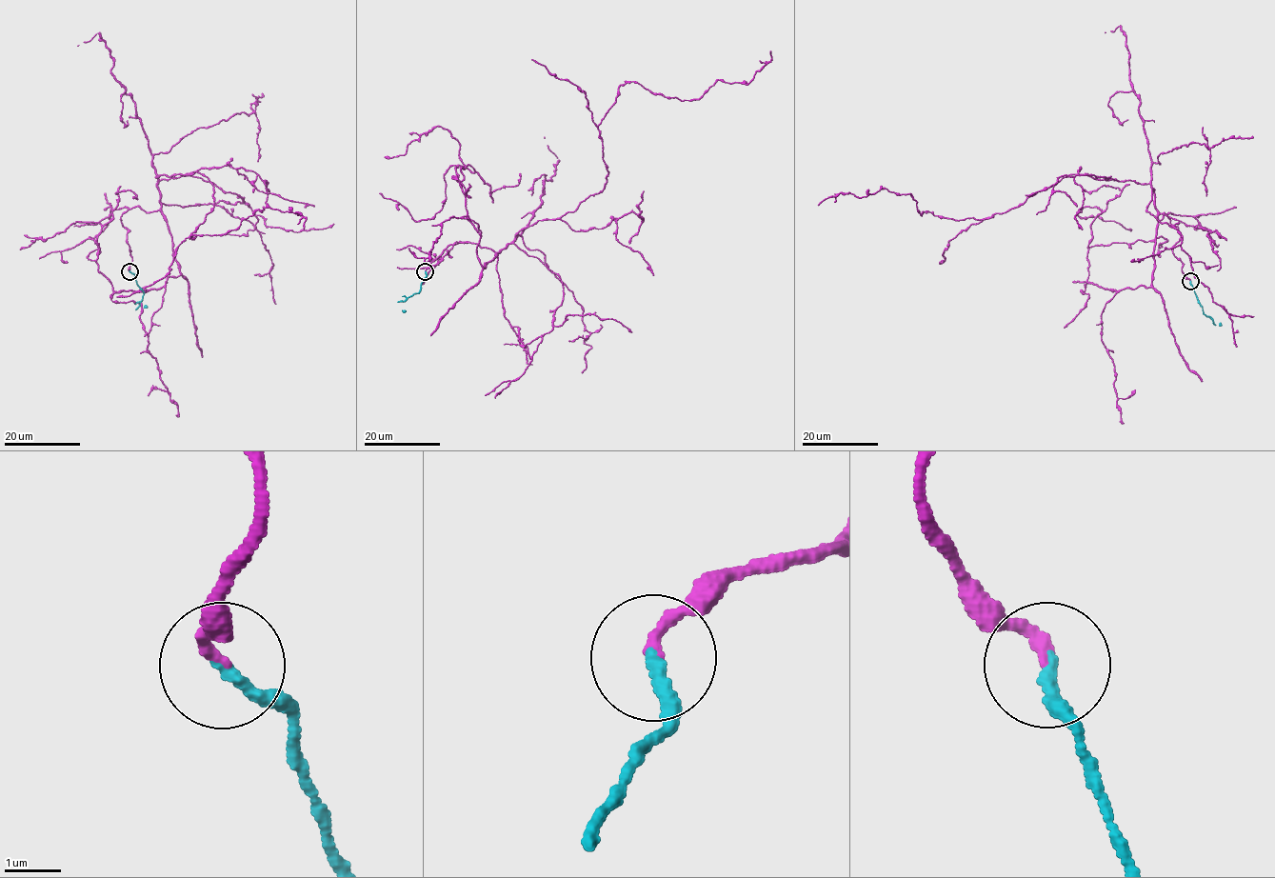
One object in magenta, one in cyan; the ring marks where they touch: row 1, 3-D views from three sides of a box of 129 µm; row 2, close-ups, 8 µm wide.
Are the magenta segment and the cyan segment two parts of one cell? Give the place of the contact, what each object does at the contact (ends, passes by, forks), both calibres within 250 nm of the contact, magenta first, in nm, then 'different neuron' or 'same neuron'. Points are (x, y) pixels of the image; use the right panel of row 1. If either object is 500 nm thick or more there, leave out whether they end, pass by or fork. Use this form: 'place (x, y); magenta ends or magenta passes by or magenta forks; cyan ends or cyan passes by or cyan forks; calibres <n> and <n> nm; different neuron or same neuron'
place (1190, 281); magenta ends; cyan ends; calibres 200 and 240 nm; same neuron

